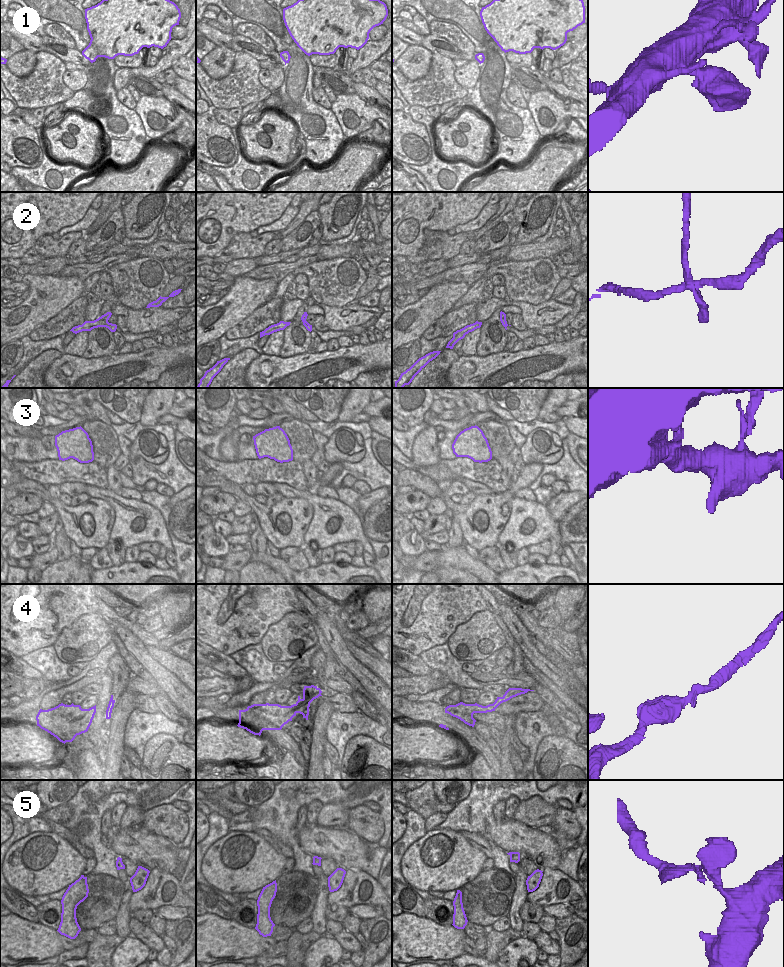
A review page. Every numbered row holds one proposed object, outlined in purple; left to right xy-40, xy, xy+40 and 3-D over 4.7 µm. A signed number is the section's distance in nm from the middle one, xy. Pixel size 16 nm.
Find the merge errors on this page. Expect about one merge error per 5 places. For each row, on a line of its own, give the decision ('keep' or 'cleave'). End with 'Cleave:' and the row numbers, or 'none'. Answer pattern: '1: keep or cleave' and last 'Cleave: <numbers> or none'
1: keep
2: cleave
3: cleave
4: keep
5: cleave
Cleave: 2, 3, 5

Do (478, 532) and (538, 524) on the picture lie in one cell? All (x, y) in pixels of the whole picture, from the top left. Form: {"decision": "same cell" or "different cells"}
{"decision": "different cells"}

